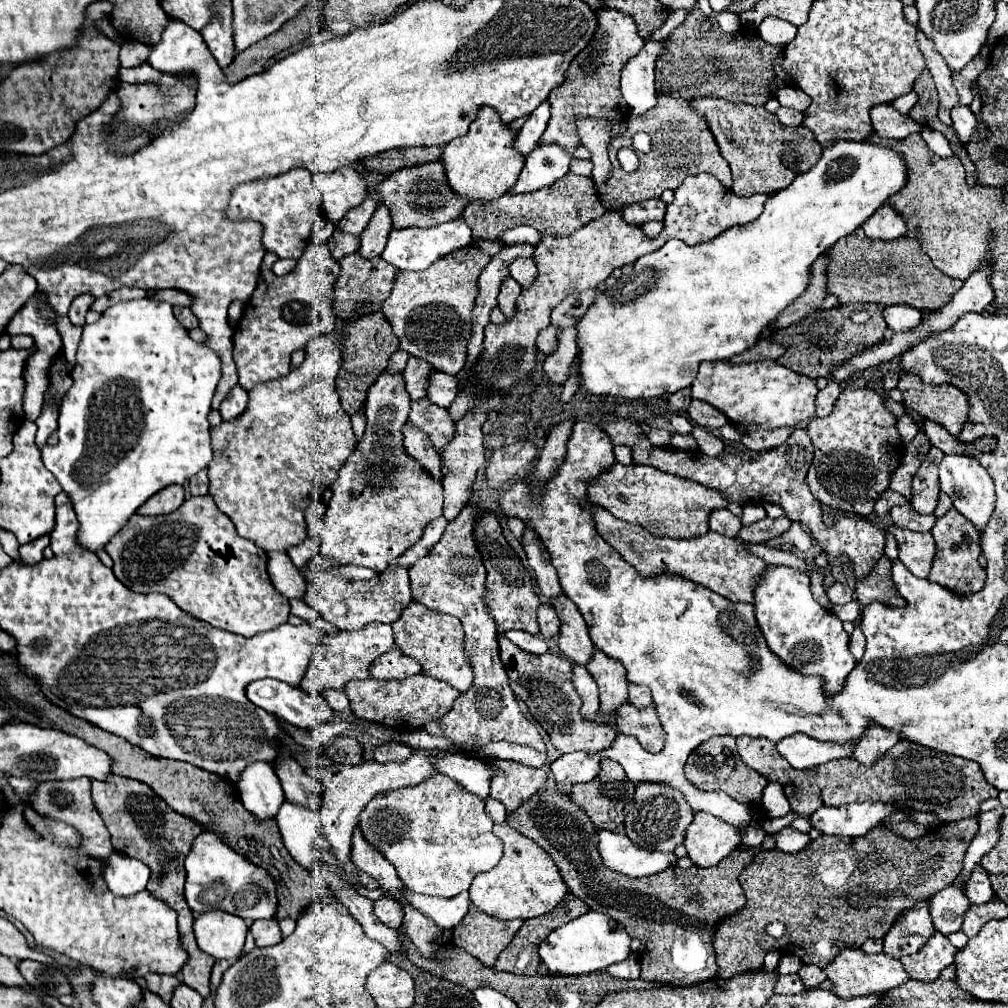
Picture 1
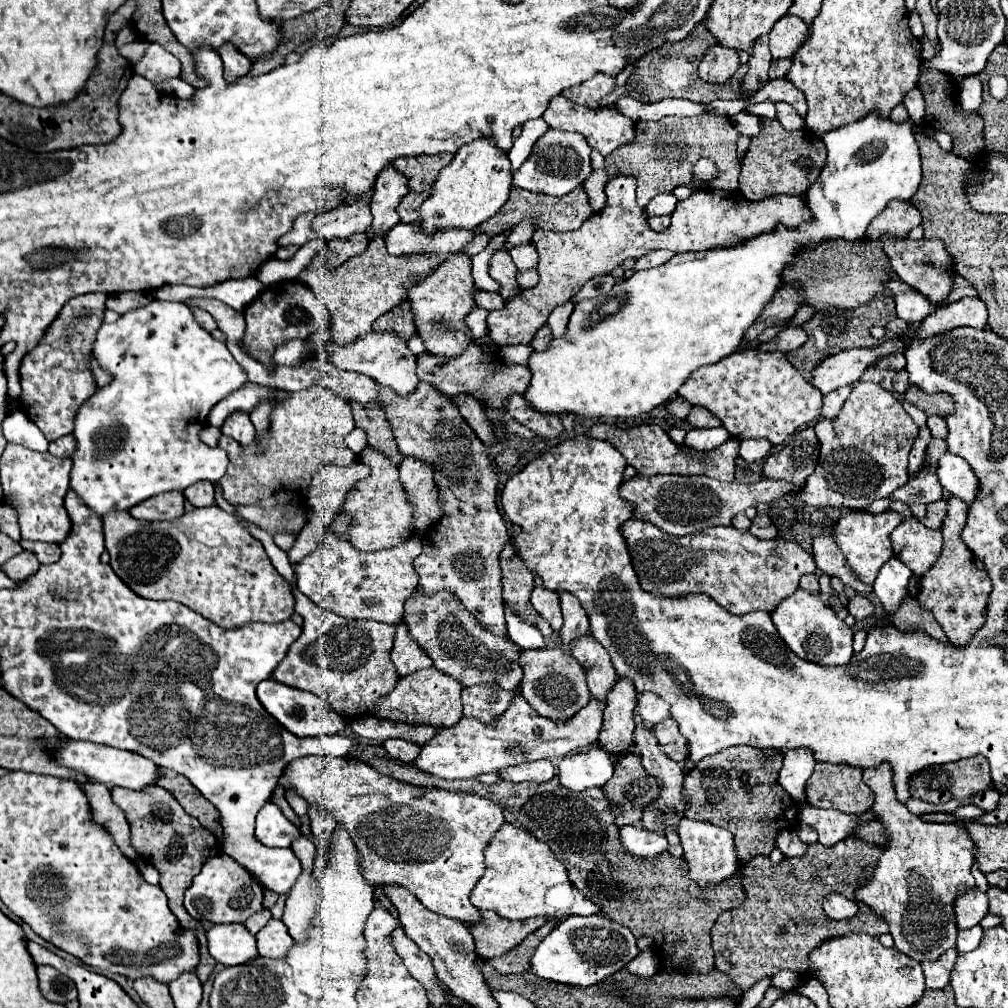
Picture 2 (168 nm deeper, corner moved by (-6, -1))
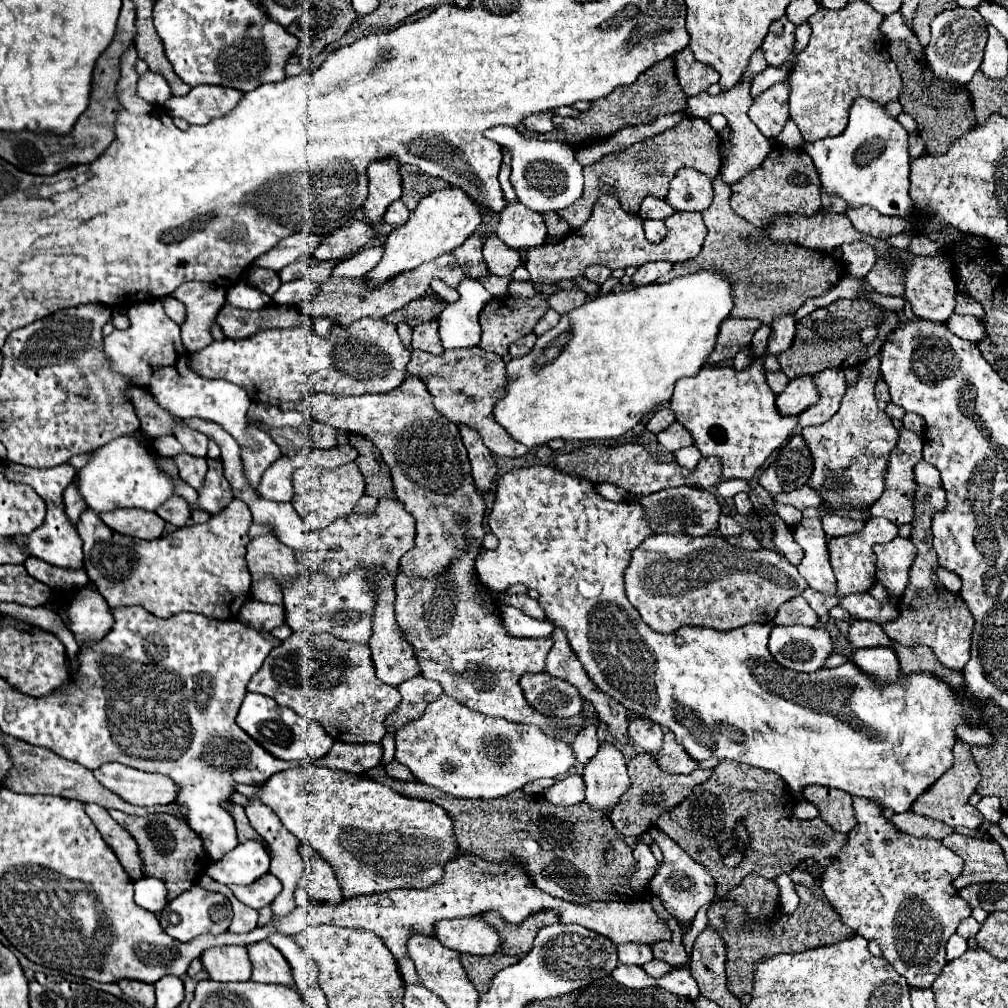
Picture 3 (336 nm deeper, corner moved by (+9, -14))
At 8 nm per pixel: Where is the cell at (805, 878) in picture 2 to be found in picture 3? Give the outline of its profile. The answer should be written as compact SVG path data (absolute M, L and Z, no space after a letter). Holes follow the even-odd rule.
M812 867L810 875L814 879L814 889L796 883L796 893L800 897L800 905L794 913L784 913L780 905L780 889L776 881L756 877L754 873L746 875L740 883L740 887L734 887L726 897L720 897L714 901L708 909L708 927L714 929L726 945L726 987L728 991L742 999L744 995L752 993L752 971L756 969L756 961L768 955L780 955L780 953L796 953L796 951L808 951L822 945L832 945L844 939L850 939L854 931L846 927L836 909L830 905L830 901L824 897L824 891L820 889L822 883L822 867ZM820 897L820 899L816 899ZM724 901L734 901L734 907L726 907Z

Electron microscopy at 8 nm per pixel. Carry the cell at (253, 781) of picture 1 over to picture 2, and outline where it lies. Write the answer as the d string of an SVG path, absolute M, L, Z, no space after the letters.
M267 800L257 814L255 838L269 848L289 848L297 836L299 828L291 824L271 800Z

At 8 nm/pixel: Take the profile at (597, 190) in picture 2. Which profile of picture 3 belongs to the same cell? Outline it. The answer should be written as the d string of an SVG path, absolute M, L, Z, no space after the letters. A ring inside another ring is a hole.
M684 117L676 127L666 129L660 135L648 137L642 143L630 145L624 151L604 155L598 163L594 163L590 167L584 167L584 179L586 179L584 181L584 193L572 207L562 209L560 215L570 223L572 229L578 229L582 223L586 223L590 219L590 211L594 207L594 201L604 191L604 187L600 183L614 189L614 193L618 195L624 211L638 213L638 207L644 201L644 197L648 197L648 195L656 195L658 199L666 197L672 177L682 167L696 167L696 171L700 171L700 173L708 175L710 179L714 179L718 175L720 167L722 167L720 143L722 143L720 135L710 127L710 123L706 119ZM602 176L609 177L610 183L604 184L600 180Z

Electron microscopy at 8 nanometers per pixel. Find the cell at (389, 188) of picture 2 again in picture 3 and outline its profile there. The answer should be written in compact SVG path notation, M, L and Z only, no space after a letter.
M394 159L372 163L368 167L368 179L370 179L370 195L364 203L364 215L368 223L378 225L390 203L400 199L402 193L398 163Z

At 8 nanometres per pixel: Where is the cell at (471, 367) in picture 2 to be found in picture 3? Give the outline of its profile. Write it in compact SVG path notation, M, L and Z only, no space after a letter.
M480 347L444 351L442 355L430 355L430 353L412 349L412 359L408 363L408 377L420 377L426 389L430 391L430 395L434 397L436 411L448 417L456 425L462 423L476 429L482 435L484 445L494 455L522 457L528 453L528 447L512 441L512 437L504 433L504 429L494 419L494 407L498 399L504 395L508 385L506 363L502 361L500 355L482 351Z

